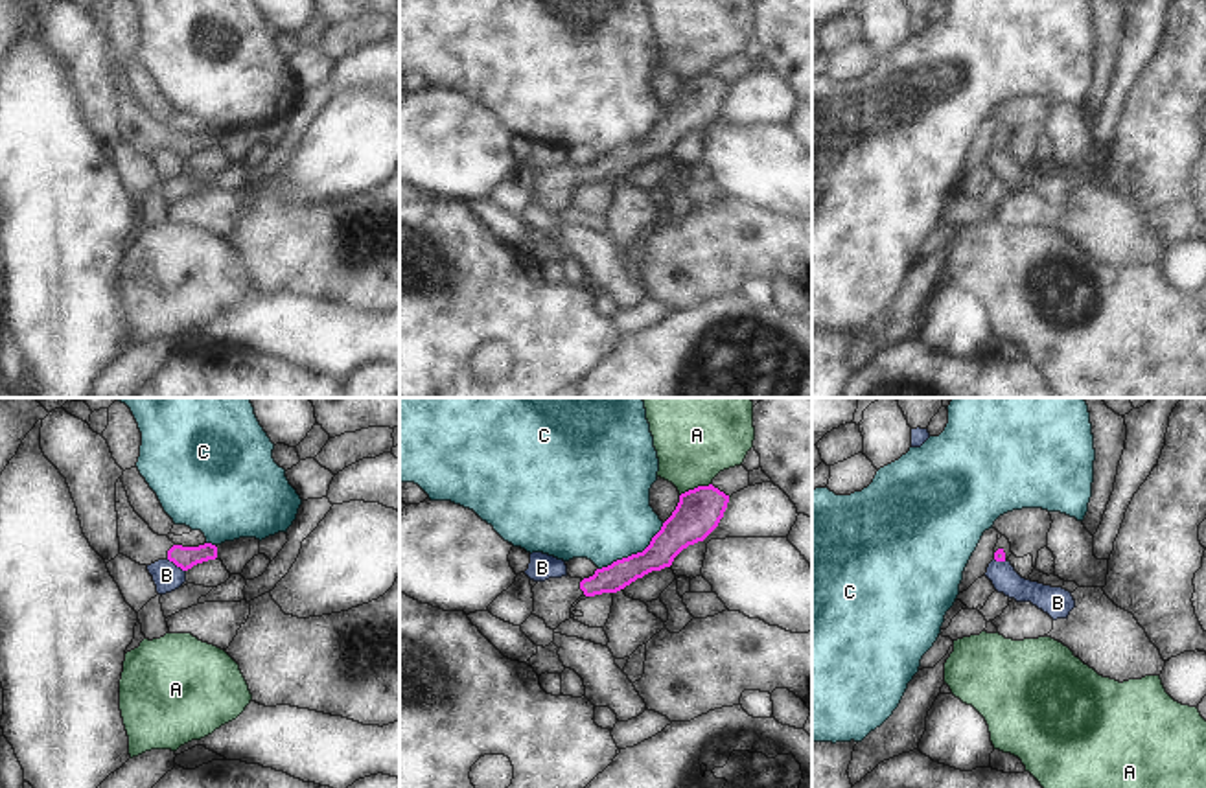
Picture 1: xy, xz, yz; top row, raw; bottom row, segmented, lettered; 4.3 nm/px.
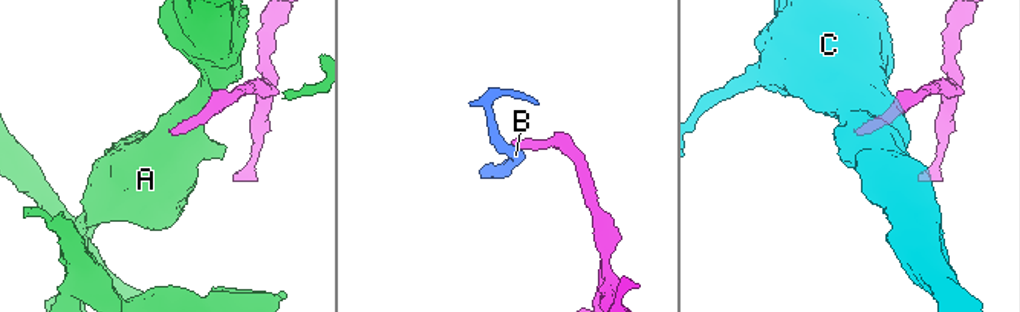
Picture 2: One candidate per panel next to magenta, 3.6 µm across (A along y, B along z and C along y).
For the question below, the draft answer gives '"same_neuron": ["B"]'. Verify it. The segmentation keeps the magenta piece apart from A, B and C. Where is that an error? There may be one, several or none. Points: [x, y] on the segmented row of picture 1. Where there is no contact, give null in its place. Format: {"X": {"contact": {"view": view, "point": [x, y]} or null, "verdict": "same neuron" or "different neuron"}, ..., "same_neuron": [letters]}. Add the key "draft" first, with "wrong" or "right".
{"draft": "wrong", "A": {"contact": {"view": "xz", "point": [695, 488]}, "verdict": "different neuron"}, "B": {"contact": {"view": "xy", "point": [175, 564]}, "verdict": "different neuron"}, "C": {"contact": {"view": "xz", "point": [634, 555]}, "verdict": "different neuron"}, "same_neuron": []}

